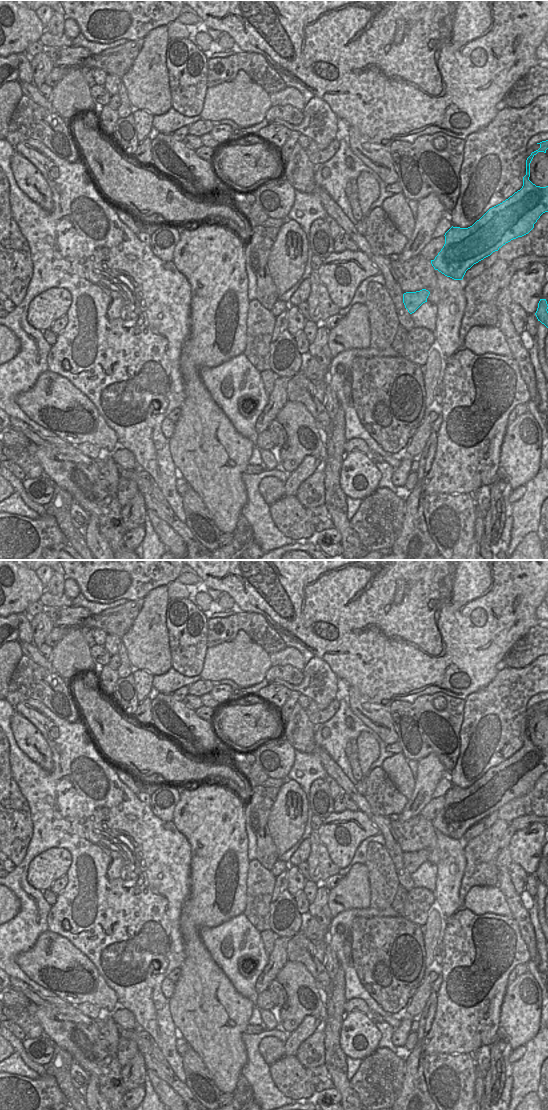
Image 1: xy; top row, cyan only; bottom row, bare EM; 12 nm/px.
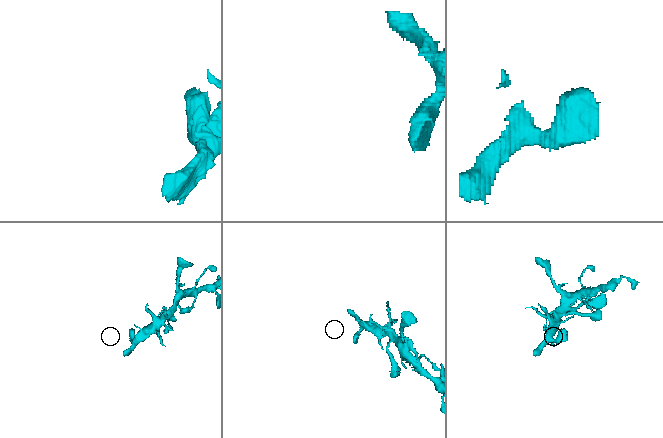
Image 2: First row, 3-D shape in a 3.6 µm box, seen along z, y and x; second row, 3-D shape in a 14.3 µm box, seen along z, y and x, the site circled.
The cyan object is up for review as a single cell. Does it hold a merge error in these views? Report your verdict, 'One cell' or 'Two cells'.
One cell.

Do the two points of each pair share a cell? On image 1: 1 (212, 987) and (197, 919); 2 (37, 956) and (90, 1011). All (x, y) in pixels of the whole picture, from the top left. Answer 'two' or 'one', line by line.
1: one
2: two

